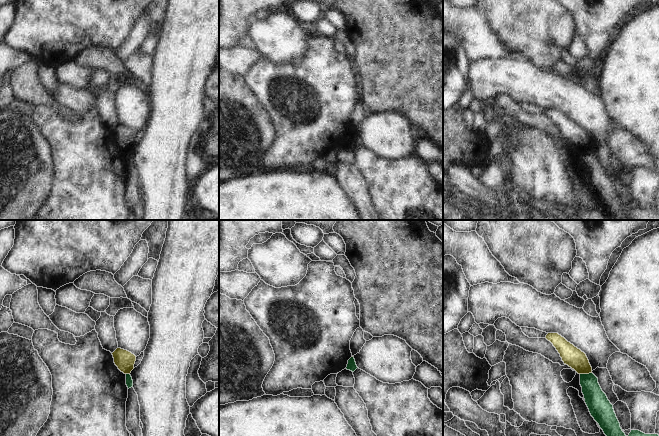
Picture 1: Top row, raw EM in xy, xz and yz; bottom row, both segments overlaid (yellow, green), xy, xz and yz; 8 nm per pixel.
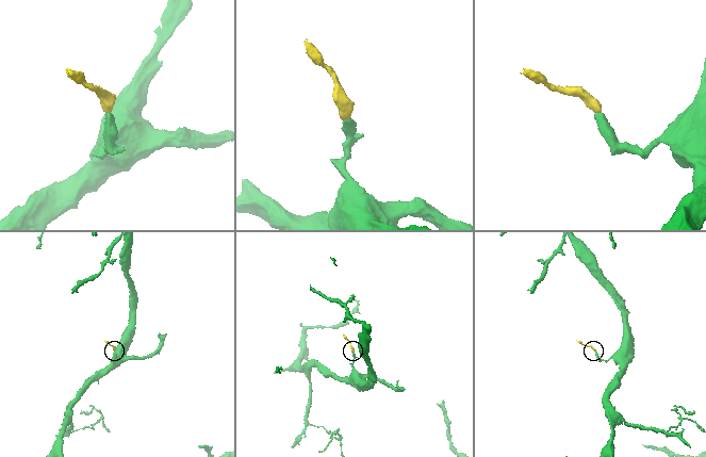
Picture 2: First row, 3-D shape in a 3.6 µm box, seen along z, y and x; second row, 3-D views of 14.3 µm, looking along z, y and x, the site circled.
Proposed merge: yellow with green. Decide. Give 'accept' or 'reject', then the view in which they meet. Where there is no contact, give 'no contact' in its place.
reject; contact in yz

